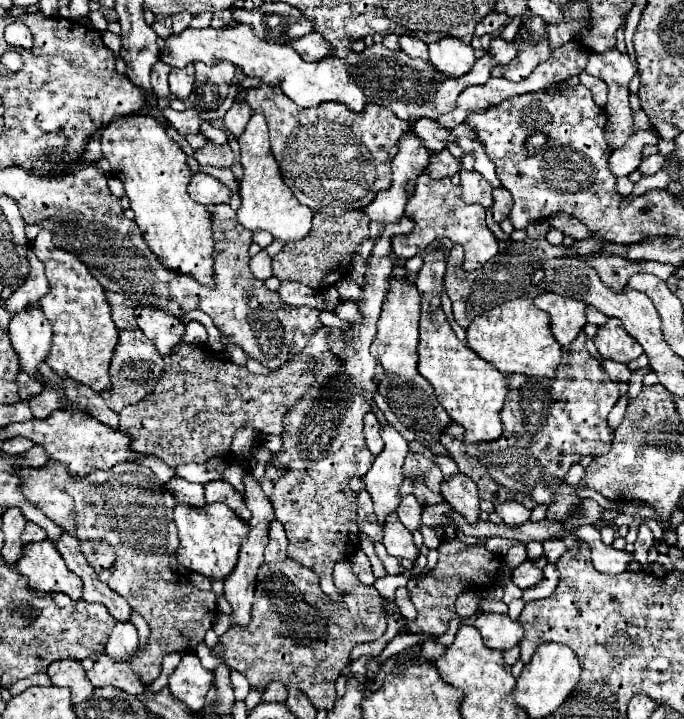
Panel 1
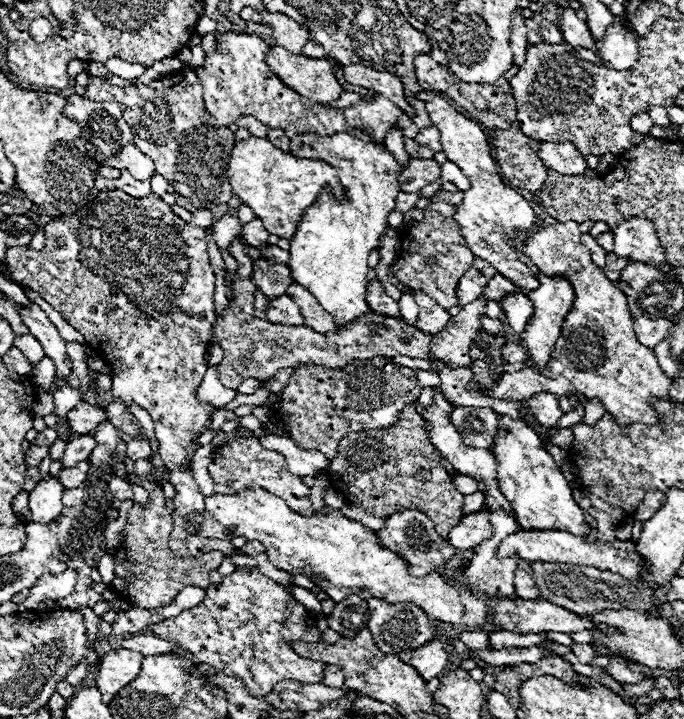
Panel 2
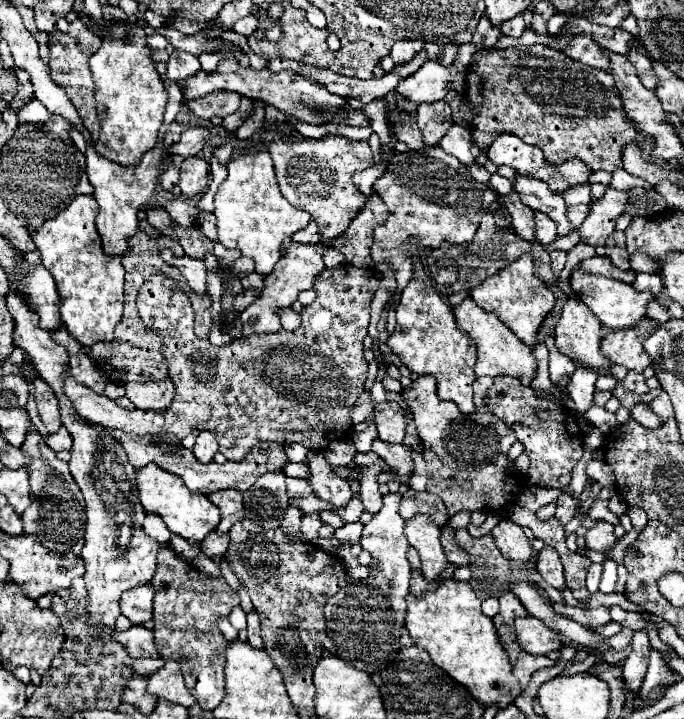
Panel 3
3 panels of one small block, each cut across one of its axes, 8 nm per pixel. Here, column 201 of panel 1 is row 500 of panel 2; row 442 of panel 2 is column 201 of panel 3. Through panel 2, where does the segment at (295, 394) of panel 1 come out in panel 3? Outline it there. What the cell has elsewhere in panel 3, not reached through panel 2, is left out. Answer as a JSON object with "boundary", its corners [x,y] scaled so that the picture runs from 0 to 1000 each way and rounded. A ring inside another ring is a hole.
{"boundary":[[[500,370],[491,376],[474,376],[459,395],[462,417],[442,431],[442,451],[430,462],[401,462],[383,467],[360,467],[339,473],[330,481],[313,481],[304,473],[295,473],[281,459],[281,426],[275,412],[263,403],[254,387],[240,384],[237,378],[222,381],[202,406],[199,428],[213,456],[237,467],[237,495],[246,503],[246,526],[254,531],[257,551],[251,562],[237,573],[205,573],[205,570],[178,570],[170,559],[158,556],[149,548],[126,540],[96,523],[96,548],[105,556],[108,567],[129,587],[173,595],[199,606],[249,601],[257,609],[272,609],[275,598],[304,598],[319,609],[322,629],[330,640],[351,643],[371,623],[374,615],[404,615],[424,618],[436,615],[447,626],[474,629],[482,615],[503,612],[512,604],[515,581],[512,573],[532,545],[538,503],[529,495],[529,473],[538,465],[541,448],[541,420],[550,406],[553,387],[544,376]]]}

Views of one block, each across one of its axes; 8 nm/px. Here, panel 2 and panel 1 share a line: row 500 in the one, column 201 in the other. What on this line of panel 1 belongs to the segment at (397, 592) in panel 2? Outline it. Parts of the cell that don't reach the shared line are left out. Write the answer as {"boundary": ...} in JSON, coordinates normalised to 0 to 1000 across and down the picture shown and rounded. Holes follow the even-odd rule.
{"boundary":[[[175,161],[164,167],[149,186],[149,211],[152,220],[164,228],[164,245],[181,256],[181,267],[196,292],[196,309],[205,317],[205,325],[216,345],[234,359],[234,364],[263,381],[287,387],[298,398],[313,395],[313,334],[310,334],[310,298],[301,287],[287,284],[275,273],[275,256],[281,250],[281,236],[272,228],[272,214],[263,203],[246,192],[243,175],[228,170],[222,161]]]}

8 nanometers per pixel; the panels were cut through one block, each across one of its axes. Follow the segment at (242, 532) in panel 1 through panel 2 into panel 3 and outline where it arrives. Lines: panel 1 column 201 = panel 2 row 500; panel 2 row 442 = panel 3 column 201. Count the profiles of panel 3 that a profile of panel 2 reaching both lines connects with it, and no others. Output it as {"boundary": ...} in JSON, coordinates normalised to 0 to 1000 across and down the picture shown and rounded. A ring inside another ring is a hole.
{"boundary":[[[216,645],[199,654],[199,676],[202,676],[205,701],[211,704],[211,709],[219,715],[231,715],[251,743],[266,745],[278,757],[292,757],[307,740],[316,737],[322,726],[322,712],[304,695],[301,687],[275,682],[272,673],[263,668],[263,662],[251,662],[237,651],[231,651],[228,645]]]}

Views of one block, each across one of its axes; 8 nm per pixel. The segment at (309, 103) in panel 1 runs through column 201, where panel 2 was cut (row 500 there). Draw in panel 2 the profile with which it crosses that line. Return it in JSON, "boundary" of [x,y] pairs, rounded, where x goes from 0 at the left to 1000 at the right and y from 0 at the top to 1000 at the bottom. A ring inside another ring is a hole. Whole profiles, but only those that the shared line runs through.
{"boundary":[[[73,662],[70,668],[58,668],[56,676],[44,684],[44,698],[41,698],[47,726],[67,729],[82,723],[94,707],[91,684],[94,676],[82,665]]]}

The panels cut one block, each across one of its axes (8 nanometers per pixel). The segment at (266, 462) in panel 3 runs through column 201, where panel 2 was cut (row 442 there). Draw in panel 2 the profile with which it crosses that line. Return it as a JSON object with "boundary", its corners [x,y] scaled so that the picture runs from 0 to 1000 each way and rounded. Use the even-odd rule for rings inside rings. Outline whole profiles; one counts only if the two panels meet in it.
{"boundary":[[[667,565],[661,573],[661,590],[675,615],[687,623],[716,623],[728,598],[728,576],[719,567]]]}

